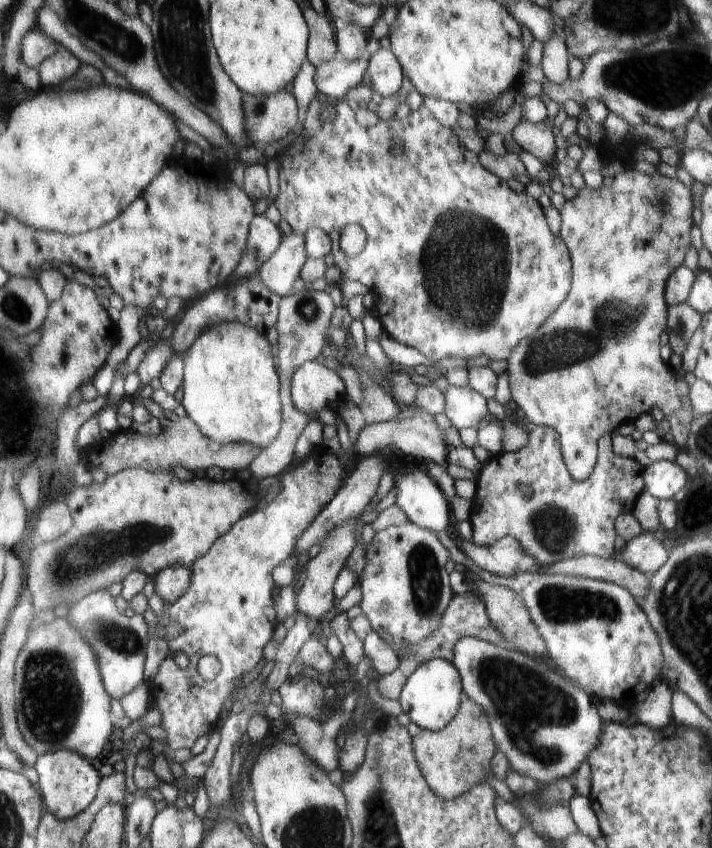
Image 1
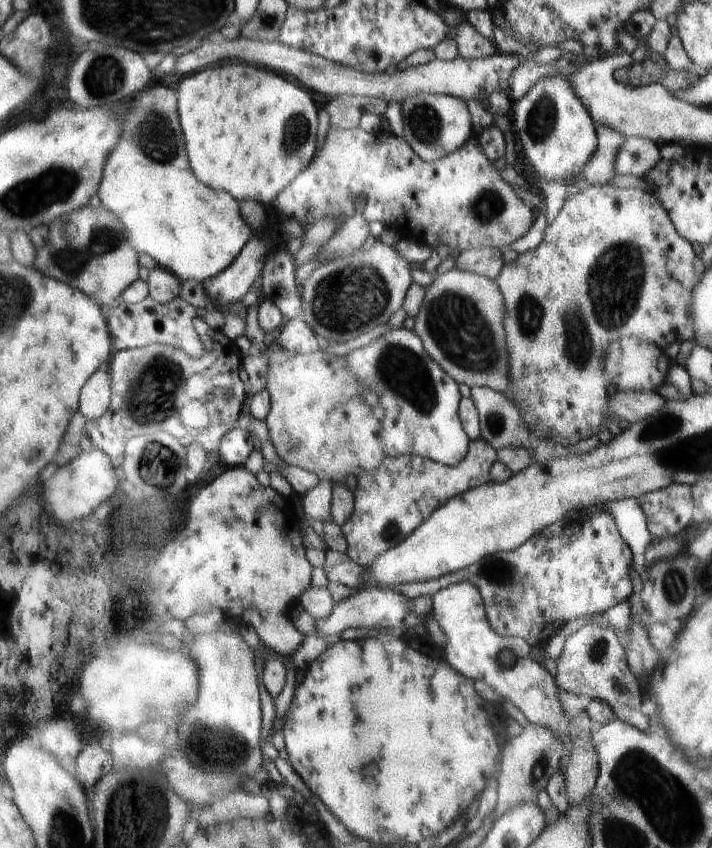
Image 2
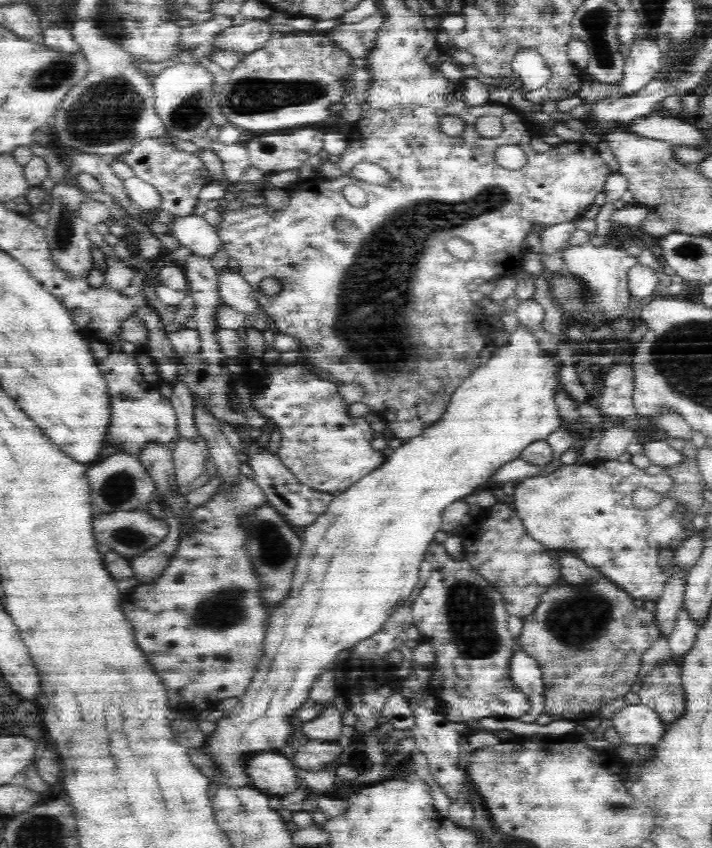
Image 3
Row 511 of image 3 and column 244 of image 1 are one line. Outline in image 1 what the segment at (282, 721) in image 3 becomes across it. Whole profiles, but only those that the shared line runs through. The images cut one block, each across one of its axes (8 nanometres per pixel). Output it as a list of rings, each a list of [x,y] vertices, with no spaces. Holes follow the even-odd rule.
[[[240,322],[208,328],[186,359],[182,402],[187,414],[212,440],[268,447],[277,438],[282,422],[274,368],[270,344],[258,329]]]

